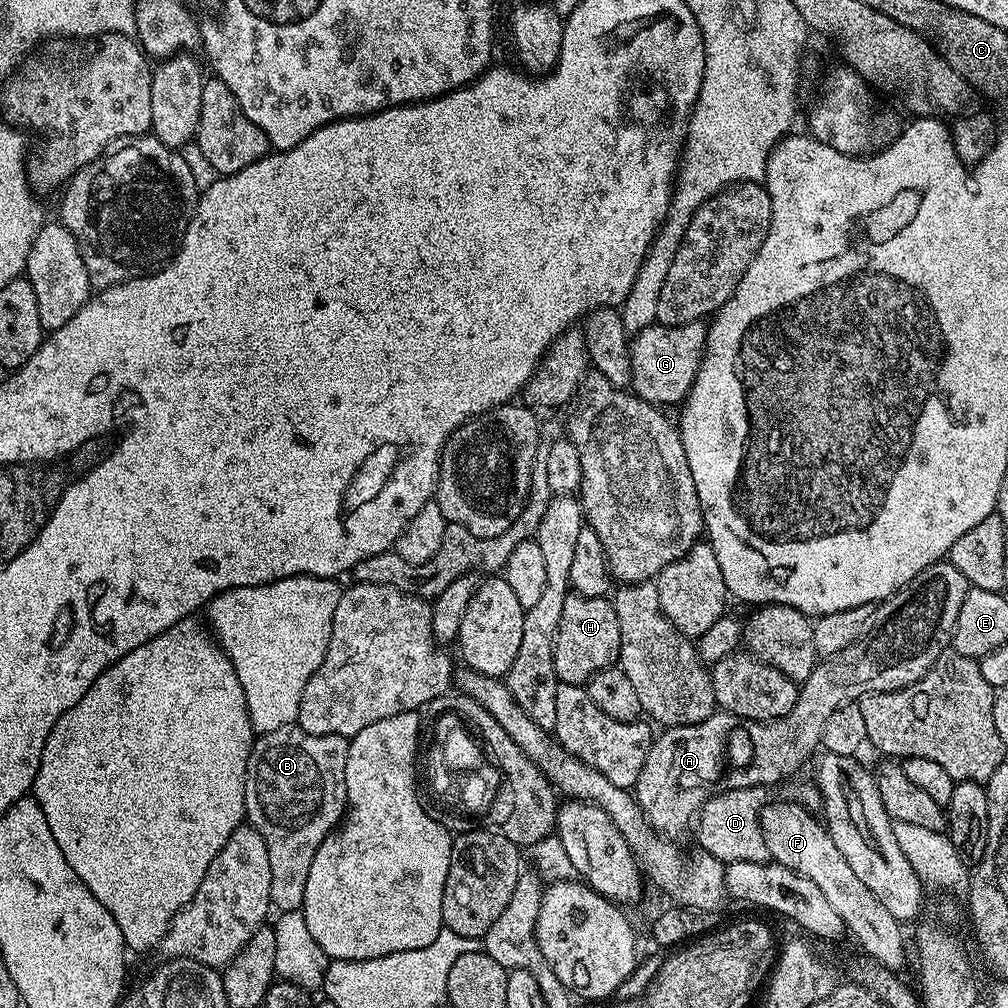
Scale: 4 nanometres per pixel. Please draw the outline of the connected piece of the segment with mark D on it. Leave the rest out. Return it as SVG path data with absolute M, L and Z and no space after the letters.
M735 788L729 792L720 792L700 807L694 821L696 840L703 851L709 852L725 864L734 862L765 862L769 859L766 850L766 838L762 838L760 811L770 803L769 789Z

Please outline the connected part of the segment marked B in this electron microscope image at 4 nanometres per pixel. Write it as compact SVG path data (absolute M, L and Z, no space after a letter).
M287 724L278 730L257 735L252 741L252 753L246 766L244 783L244 815L247 823L262 834L270 857L270 898L277 913L298 912L304 907L306 877L310 862L318 854L318 846L341 823L346 812L346 754L349 737L306 734L296 724Z

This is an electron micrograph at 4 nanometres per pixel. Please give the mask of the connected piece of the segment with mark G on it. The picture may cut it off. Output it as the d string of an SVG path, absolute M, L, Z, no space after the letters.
M695 320L673 328L654 323L635 333L630 340L631 389L648 404L683 405L700 364L704 361L704 350L707 347L708 330L704 320Z

